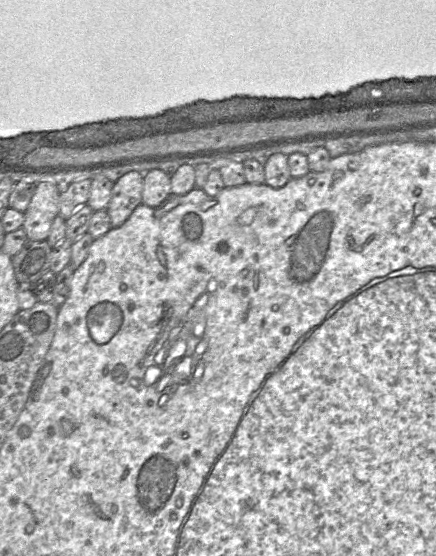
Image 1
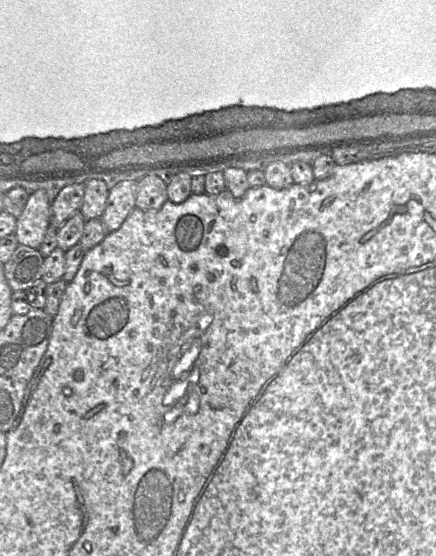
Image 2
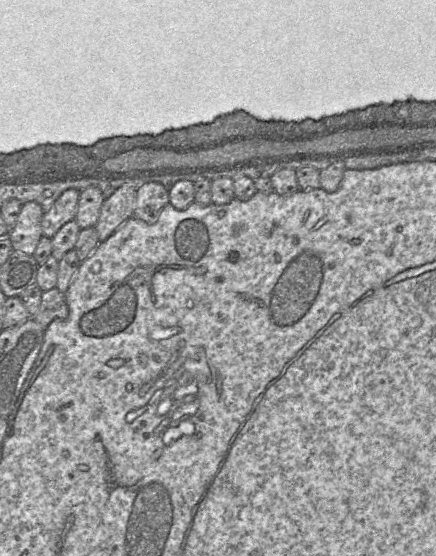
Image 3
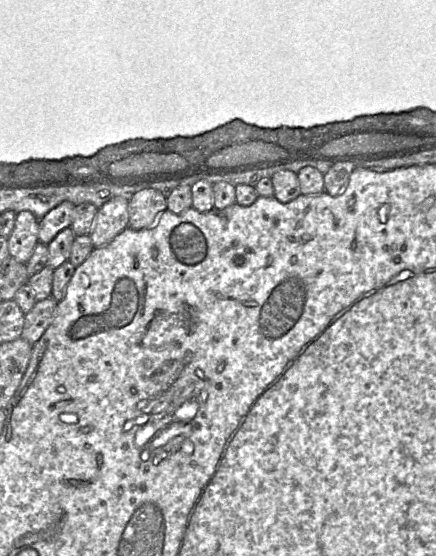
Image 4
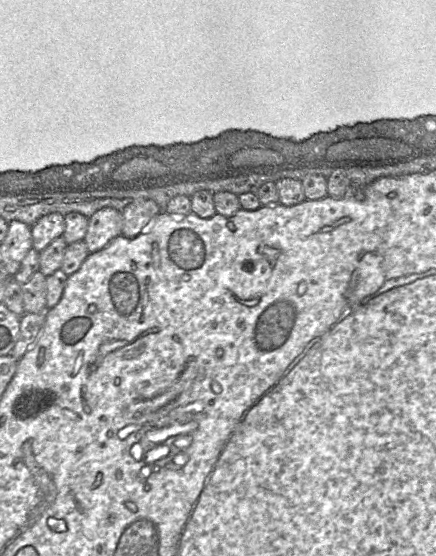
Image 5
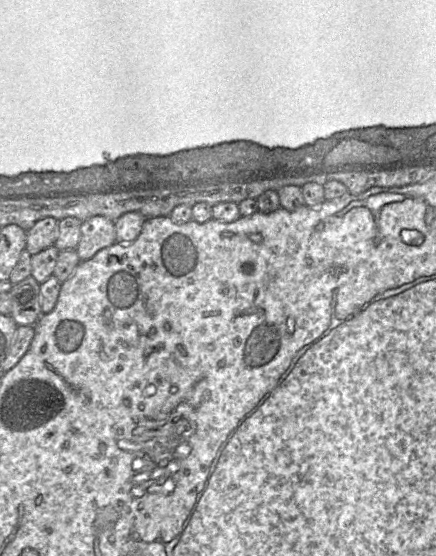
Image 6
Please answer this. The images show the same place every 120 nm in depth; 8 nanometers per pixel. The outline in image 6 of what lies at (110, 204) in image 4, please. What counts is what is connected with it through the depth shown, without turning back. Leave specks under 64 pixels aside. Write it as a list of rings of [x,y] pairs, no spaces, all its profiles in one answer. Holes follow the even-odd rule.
[[[93,216],[81,225],[81,239],[76,251],[80,260],[86,261],[115,242],[114,222],[104,216]]]

